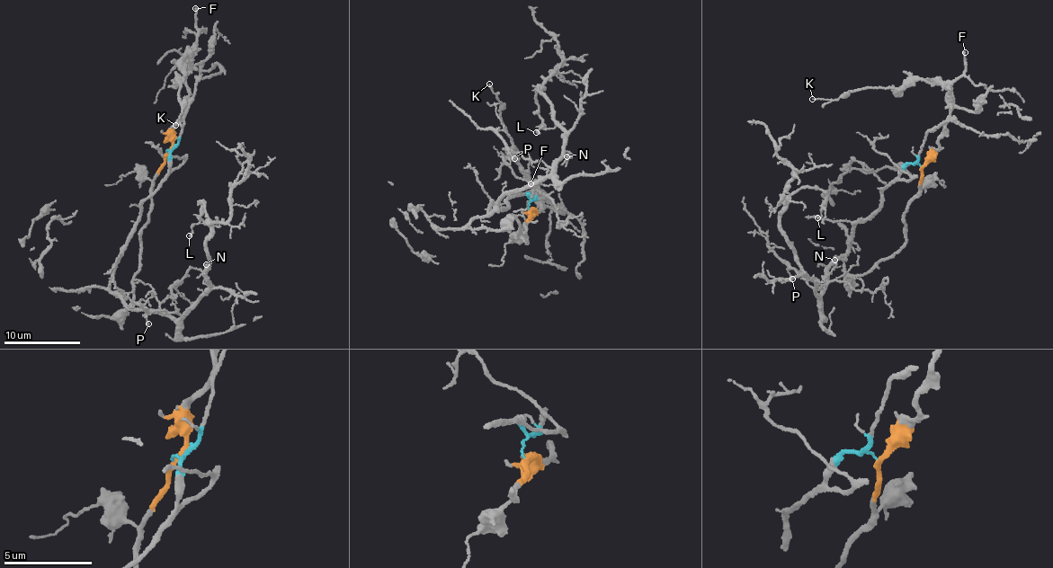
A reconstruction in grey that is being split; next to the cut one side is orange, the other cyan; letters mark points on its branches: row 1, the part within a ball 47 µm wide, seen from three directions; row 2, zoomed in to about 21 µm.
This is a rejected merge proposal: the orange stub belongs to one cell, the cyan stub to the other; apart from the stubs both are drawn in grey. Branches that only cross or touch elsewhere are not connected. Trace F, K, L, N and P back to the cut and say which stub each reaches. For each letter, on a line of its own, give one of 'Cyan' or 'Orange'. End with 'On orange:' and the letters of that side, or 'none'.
F: Orange
K: Orange
L: Cyan
N: Cyan
P: Cyan
On orange: F, K

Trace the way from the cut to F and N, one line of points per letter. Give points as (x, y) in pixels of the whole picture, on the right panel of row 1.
F: (922, 166), (925, 158), (938, 146), (943, 123), (950, 116), (949, 82), (966, 69), (966, 52)
N: (922, 166), (909, 164), (885, 187), (820, 296), (834, 260)

